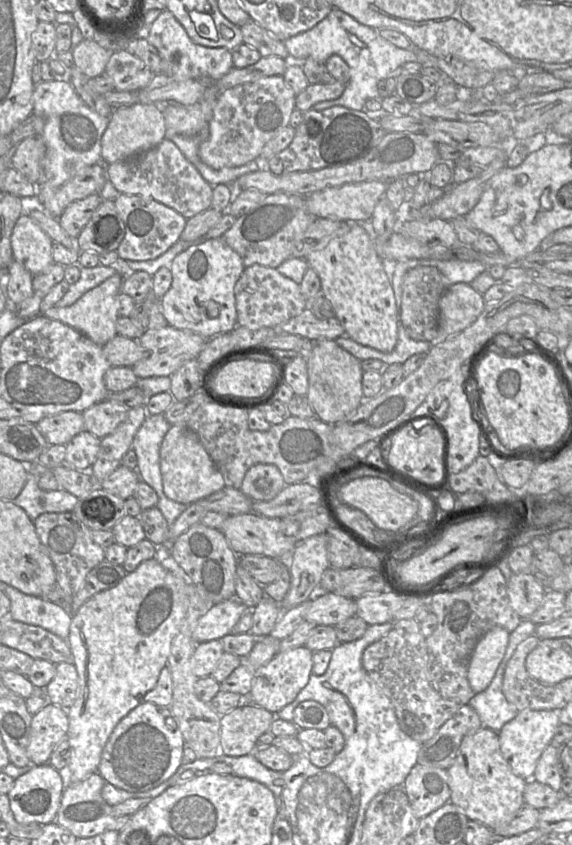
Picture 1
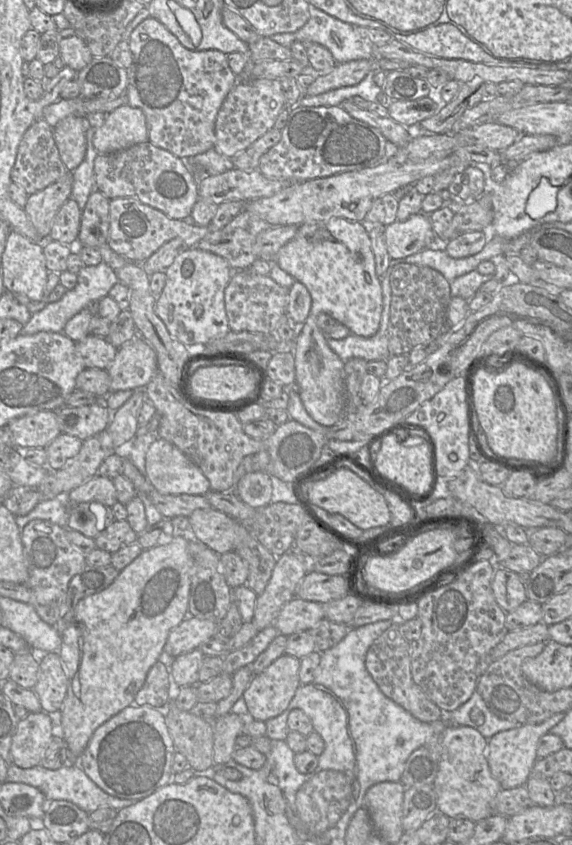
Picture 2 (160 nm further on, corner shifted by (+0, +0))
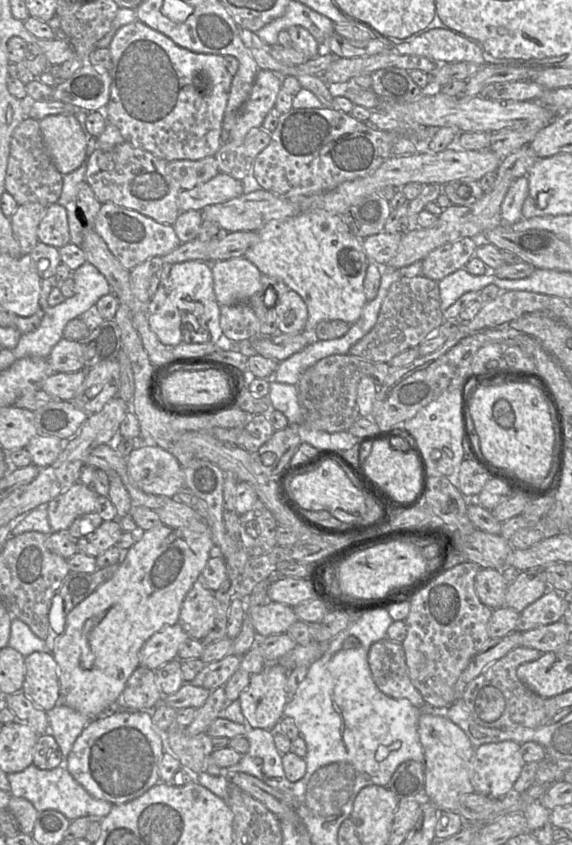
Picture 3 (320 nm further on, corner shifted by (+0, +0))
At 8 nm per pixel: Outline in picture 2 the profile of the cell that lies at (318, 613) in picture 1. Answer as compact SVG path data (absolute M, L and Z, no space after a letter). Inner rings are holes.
M295 597L283 606L272 625L279 634L288 636L310 630L323 619L323 604Z

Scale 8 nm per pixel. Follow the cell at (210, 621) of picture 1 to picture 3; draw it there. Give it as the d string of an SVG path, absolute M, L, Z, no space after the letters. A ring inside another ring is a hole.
M179 624L168 626L153 634L139 652L139 667L153 671L177 659L180 646L190 637Z

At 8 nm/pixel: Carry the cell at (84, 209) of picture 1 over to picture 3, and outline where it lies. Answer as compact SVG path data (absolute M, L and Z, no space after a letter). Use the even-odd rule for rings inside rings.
M59 203L51 204L41 220L37 237L39 242L60 248L70 243L70 232L66 209Z

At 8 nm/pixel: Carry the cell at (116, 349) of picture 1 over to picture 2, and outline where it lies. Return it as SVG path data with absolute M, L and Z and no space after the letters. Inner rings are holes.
M88 335L84 339L75 342L75 348L86 368L99 369L107 369L113 362L118 350L105 337L94 335Z

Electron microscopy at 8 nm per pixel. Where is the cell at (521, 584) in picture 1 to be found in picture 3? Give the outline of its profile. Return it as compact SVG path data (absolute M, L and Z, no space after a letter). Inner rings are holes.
M481 568L475 577L476 594L491 609L504 606L507 587L508 584L499 569Z

